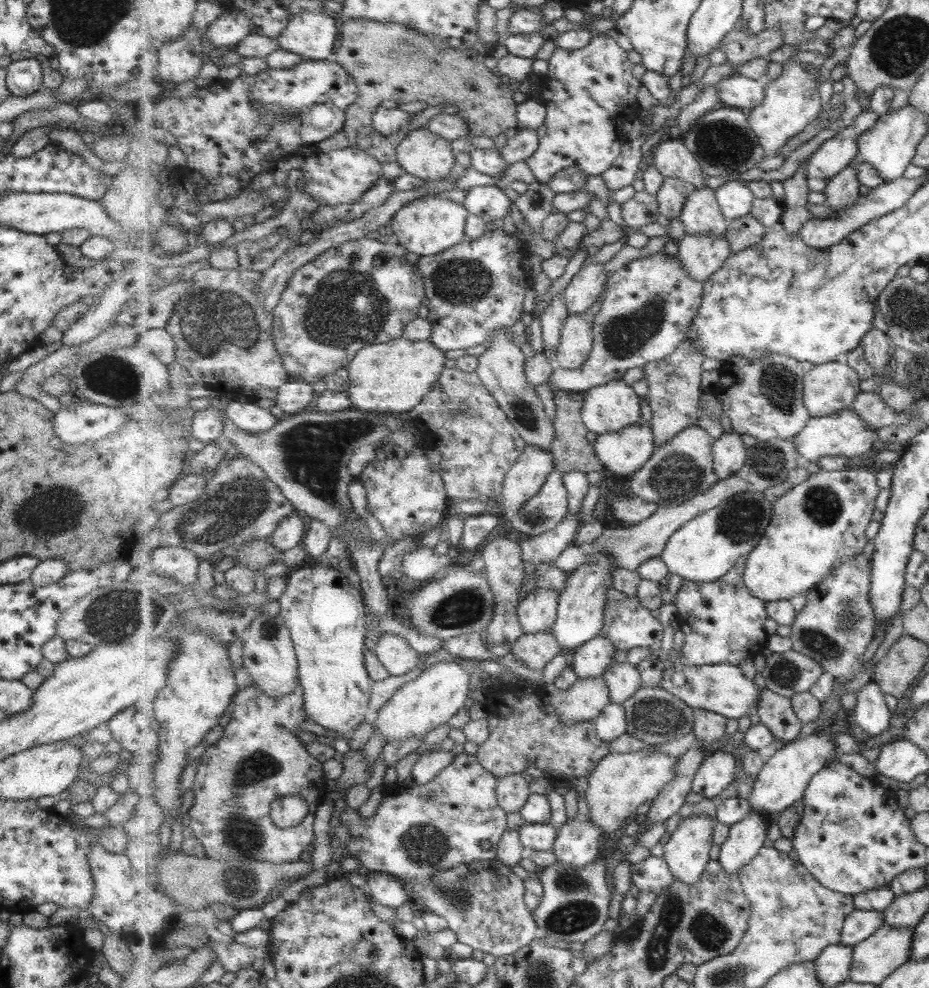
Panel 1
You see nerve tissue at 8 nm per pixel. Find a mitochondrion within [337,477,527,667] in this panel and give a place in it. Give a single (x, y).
(466, 607)

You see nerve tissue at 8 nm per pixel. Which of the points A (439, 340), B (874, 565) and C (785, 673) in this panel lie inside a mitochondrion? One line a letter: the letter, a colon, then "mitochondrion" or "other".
A: other
B: other
C: mitochondrion

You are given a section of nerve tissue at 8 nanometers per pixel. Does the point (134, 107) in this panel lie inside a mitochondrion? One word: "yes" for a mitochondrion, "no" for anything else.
no

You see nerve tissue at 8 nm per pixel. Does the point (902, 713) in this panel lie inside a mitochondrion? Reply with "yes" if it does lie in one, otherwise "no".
no

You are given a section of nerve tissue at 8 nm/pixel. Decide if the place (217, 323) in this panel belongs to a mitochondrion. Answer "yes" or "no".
yes

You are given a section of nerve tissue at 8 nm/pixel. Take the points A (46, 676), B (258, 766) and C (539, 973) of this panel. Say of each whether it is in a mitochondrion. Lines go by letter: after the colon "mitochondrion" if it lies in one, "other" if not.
A: other
B: mitochondrion
C: mitochondrion

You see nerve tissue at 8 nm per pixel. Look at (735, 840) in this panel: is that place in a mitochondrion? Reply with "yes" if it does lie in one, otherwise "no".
no

